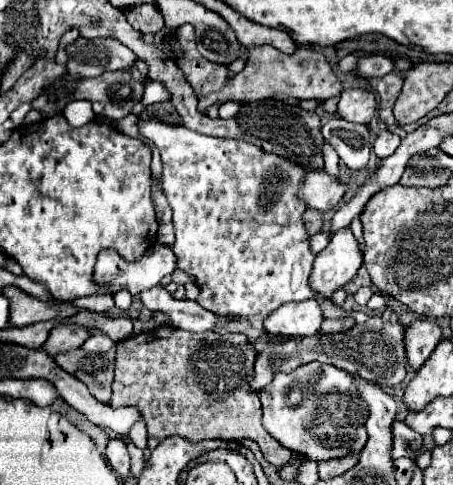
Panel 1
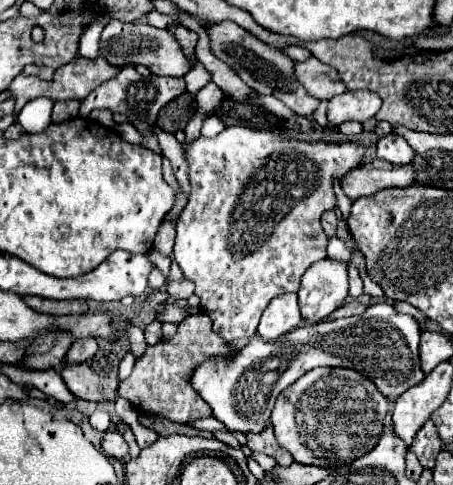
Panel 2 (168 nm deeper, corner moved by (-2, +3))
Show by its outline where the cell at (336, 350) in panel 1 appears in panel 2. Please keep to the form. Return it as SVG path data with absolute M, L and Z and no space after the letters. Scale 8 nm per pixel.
M377 302L361 316L305 324L275 342L251 338L251 342L237 348L235 354L209 358L199 364L191 384L211 406L213 418L219 420L227 432L255 434L269 424L275 398L299 376L317 366L353 368L371 378L389 400L399 398L407 388L417 386L425 378L419 366L419 338L421 328L413 316L399 314L389 302Z

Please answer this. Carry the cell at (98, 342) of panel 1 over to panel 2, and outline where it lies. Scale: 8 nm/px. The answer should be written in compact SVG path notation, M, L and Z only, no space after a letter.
M93 338L75 340L75 342L69 346L69 352L67 352L67 356L65 356L65 362L67 362L67 364L85 362L85 360L89 360L97 350L99 350L99 346L97 346L97 340L93 340Z

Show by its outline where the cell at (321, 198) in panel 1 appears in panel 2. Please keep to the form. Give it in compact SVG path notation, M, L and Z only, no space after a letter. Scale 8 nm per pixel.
M375 158L373 162L363 164L345 176L341 188L351 200L357 200L361 196L371 196L383 188L407 188L411 184L415 184L413 164L395 166L387 160Z

